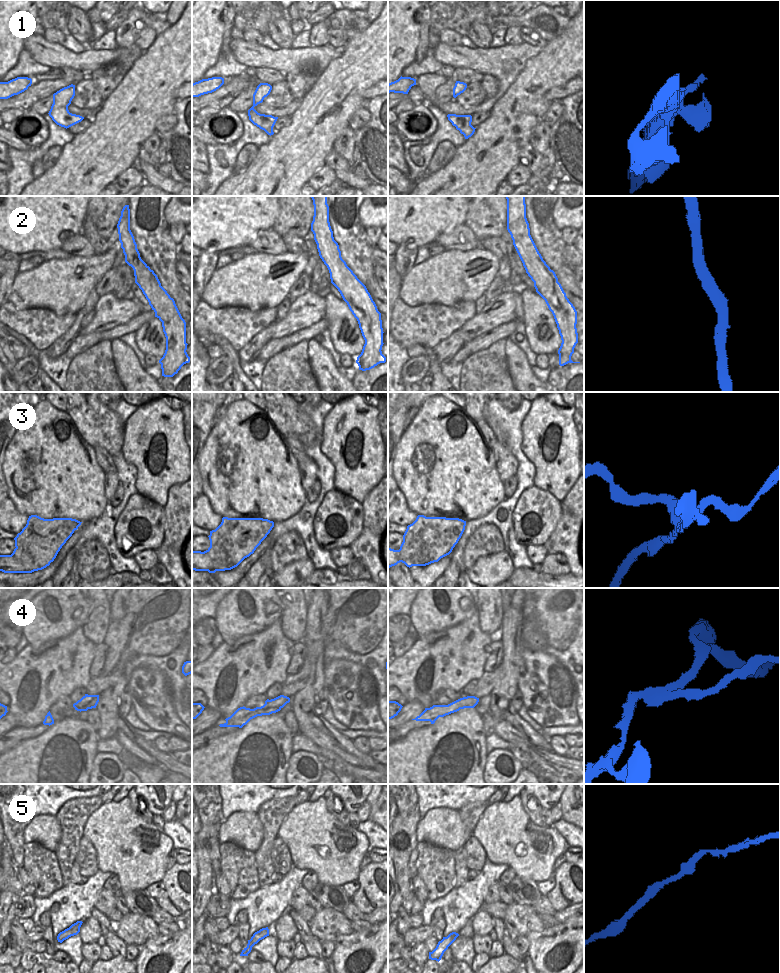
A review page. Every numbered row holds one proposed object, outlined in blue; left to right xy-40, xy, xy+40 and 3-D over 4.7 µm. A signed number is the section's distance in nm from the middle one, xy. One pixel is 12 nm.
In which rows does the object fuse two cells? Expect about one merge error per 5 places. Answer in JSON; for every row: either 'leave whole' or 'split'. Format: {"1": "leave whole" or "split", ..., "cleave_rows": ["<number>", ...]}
{"1": "leave whole", "2": "leave whole", "3": "split", "4": "split", "5": "leave whole", "cleave_rows": ["3", "4"]}

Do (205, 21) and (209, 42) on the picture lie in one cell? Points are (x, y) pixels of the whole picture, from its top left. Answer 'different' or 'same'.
same

